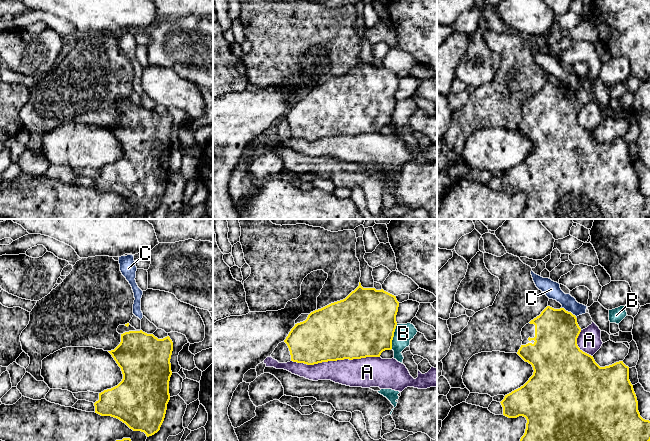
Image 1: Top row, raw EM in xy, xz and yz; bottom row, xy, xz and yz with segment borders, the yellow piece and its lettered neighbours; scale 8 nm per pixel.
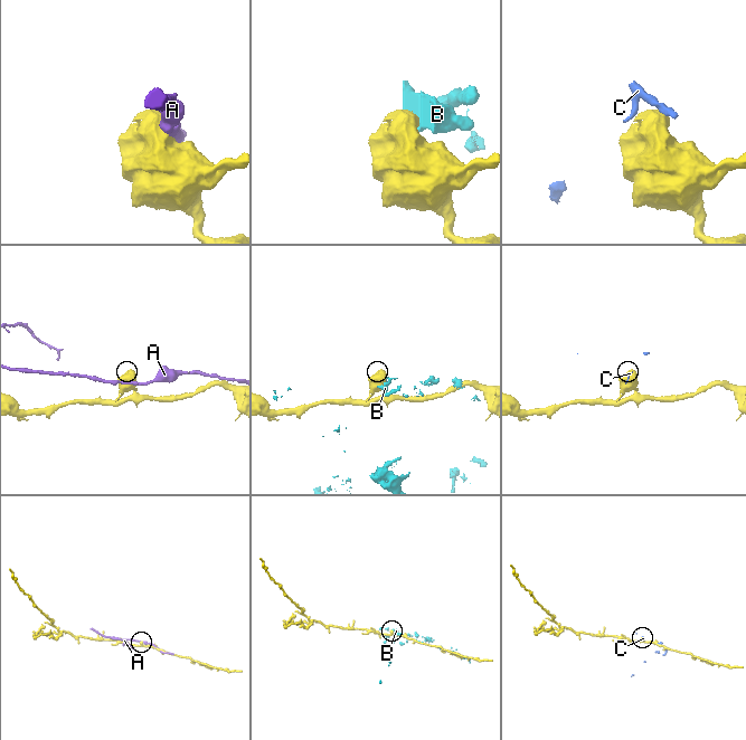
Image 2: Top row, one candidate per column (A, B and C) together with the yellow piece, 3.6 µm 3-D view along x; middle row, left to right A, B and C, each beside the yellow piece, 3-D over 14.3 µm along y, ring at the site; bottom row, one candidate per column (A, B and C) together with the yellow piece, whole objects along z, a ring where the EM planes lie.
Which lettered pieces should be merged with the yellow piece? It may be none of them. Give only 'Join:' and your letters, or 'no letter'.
Join: no letter

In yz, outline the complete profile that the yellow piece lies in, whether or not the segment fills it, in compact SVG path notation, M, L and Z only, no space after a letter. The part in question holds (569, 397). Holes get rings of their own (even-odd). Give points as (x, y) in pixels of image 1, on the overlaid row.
M547 306L539 316L526 324L521 331L522 345L517 354L533 367L533 375L520 388L505 395L500 402L503 407L503 415L508 418L517 418L523 416L526 418L526 429L520 441L650 441L650 421L640 416L638 411L638 401L629 380L629 367L623 361L616 362L612 365L600 367L594 360L593 356L583 352L577 345L577 338L581 328L577 323L577 318L571 312L564 308L554 309Z

